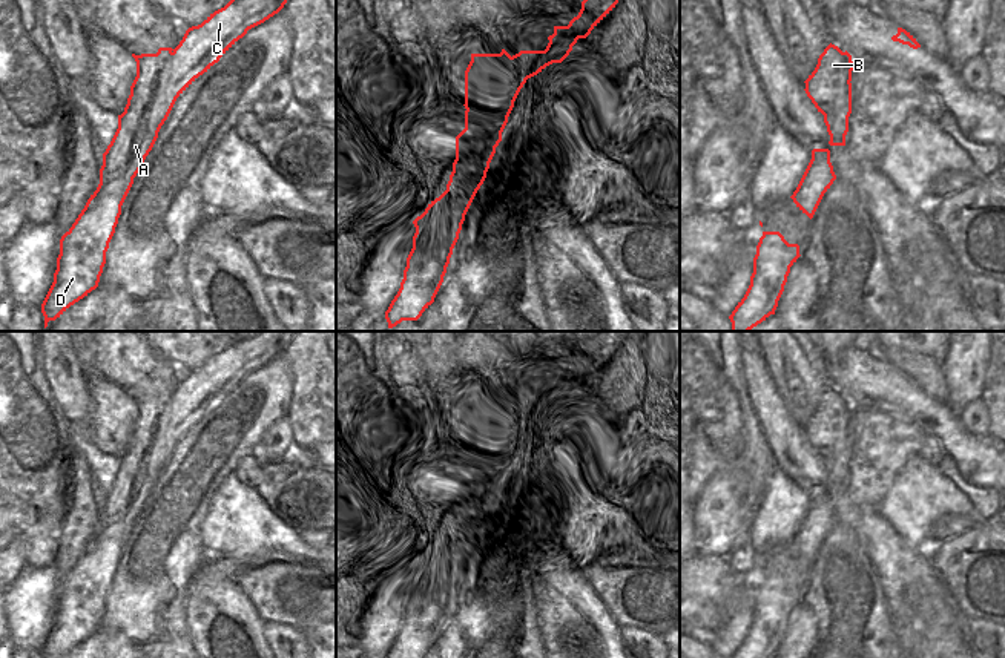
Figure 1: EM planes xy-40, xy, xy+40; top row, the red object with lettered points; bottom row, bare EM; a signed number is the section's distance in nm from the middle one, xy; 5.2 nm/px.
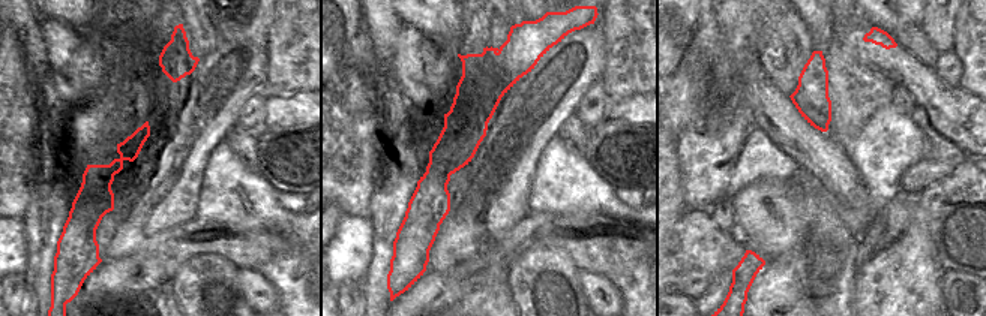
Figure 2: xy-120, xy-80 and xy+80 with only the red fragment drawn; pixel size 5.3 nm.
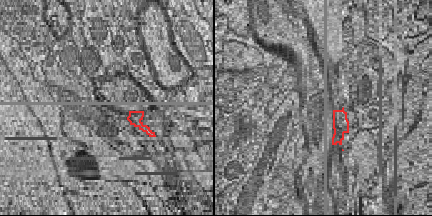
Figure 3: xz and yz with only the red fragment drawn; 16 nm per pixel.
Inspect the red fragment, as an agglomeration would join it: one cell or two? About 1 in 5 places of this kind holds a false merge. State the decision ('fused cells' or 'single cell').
fused cells

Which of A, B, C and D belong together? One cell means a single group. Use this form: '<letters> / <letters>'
A C D / B

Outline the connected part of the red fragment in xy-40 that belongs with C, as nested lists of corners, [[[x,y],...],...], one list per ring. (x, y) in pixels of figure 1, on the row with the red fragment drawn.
[[[230,0],[201,25],[189,28],[169,55],[140,120],[118,121],[103,153],[100,184],[60,239],[54,282],[41,304],[44,328],[98,287],[121,206],[176,98],[249,29],[278,14],[285,3],[287,0]]]

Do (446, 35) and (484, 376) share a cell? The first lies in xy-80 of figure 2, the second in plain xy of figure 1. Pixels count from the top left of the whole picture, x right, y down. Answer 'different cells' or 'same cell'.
same cell

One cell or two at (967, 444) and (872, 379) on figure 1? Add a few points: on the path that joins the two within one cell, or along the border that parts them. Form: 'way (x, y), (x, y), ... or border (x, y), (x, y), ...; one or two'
way (944, 424), (932, 413), (895, 401); one

